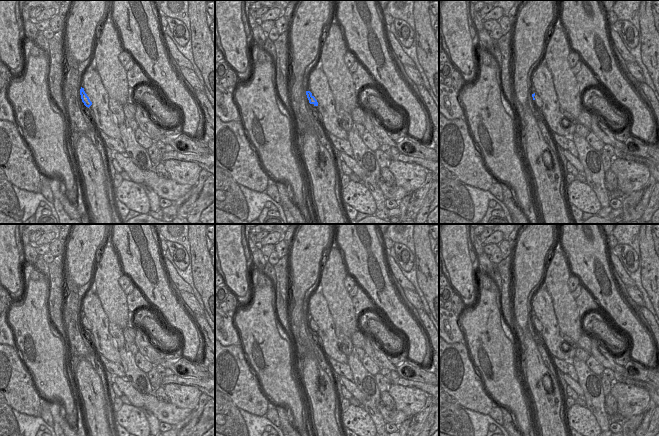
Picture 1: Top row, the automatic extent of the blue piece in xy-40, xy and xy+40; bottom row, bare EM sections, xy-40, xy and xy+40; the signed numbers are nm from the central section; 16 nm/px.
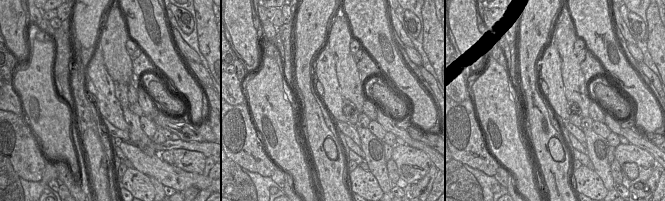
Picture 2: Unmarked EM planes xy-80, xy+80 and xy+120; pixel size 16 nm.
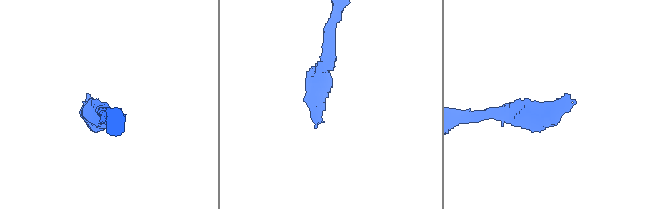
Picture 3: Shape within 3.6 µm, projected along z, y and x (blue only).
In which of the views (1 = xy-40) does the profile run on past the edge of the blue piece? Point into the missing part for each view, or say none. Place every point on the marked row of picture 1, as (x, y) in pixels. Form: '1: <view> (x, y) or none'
1: none

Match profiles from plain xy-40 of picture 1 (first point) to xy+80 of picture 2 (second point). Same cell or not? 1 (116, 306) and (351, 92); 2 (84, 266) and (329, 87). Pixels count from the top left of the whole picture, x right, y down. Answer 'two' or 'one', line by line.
1: one
2: two

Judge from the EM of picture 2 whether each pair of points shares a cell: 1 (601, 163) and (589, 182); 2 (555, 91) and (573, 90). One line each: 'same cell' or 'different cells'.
1: different cells
2: different cells

